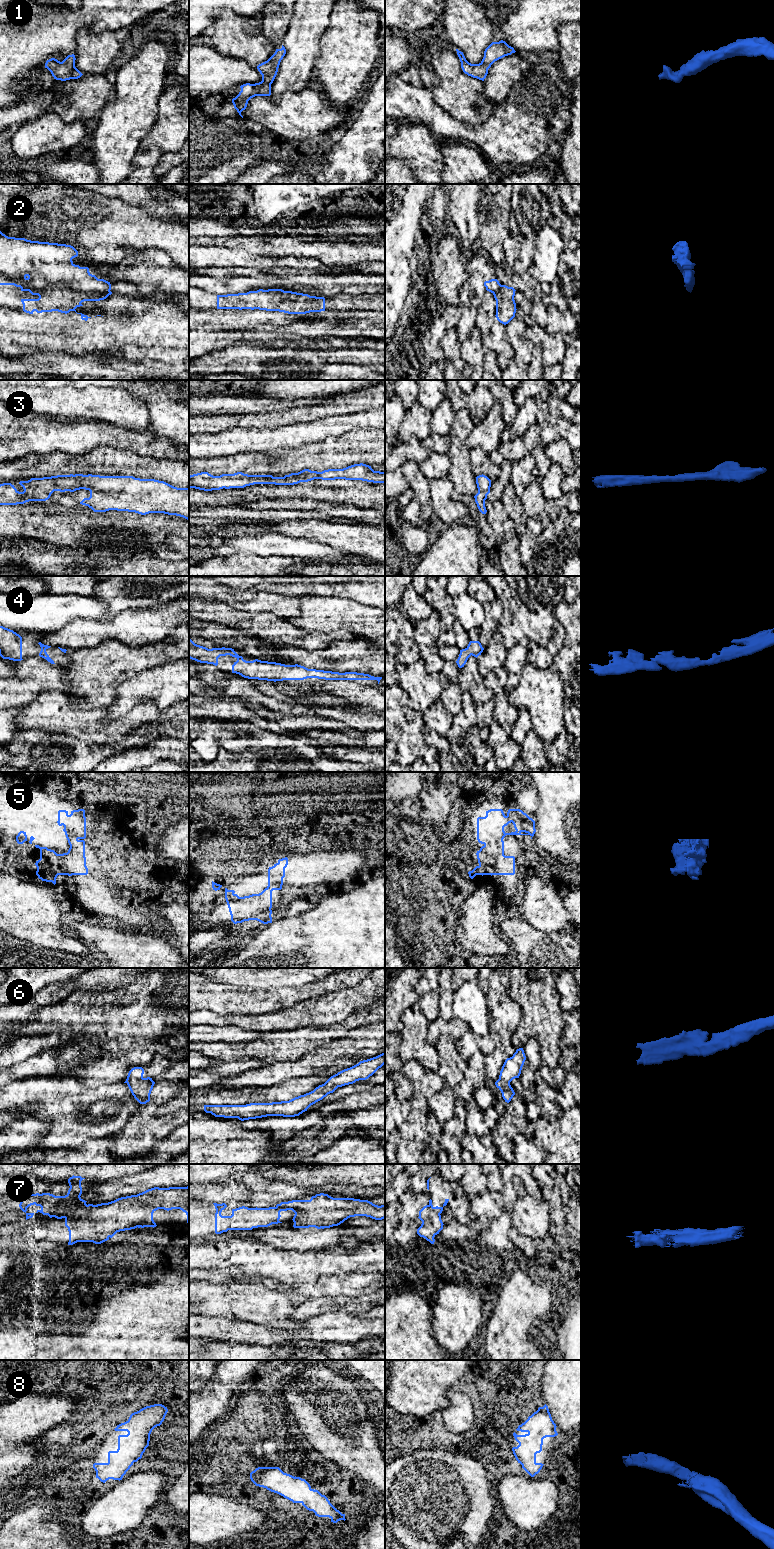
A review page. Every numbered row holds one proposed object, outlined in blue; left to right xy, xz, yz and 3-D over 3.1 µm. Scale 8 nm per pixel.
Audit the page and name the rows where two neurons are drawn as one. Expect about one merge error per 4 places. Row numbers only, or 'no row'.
2, 7

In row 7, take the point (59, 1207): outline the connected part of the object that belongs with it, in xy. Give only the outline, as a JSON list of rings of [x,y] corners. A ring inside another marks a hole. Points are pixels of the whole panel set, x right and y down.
[[[72,1176],[68,1179],[69,1190],[65,1196],[55,1196],[50,1193],[32,1194],[30,1191],[20,1191],[21,1202],[20,1209],[26,1213],[26,1220],[32,1218],[34,1213],[27,1213],[27,1208],[31,1205],[40,1206],[40,1212],[43,1215],[48,1215],[50,1218],[57,1219],[71,1218],[72,1212],[77,1208],[88,1208],[93,1204],[86,1204],[80,1196],[82,1194],[81,1181],[85,1179],[81,1176]]]

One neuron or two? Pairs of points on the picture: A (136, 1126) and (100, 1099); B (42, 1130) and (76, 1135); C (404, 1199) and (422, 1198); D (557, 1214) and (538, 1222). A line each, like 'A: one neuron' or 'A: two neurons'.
A: two neurons
B: two neurons
C: one neuron
D: two neurons

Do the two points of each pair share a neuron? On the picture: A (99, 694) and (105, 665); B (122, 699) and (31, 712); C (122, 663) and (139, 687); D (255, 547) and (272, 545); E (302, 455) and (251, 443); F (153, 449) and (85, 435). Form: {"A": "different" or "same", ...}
{"A": "same", "B": "different", "C": "different", "D": "same", "E": "different", "F": "same"}

